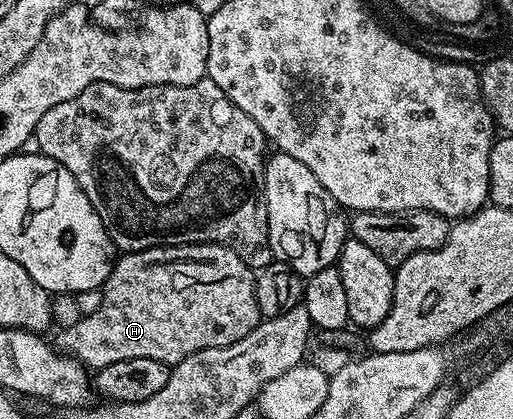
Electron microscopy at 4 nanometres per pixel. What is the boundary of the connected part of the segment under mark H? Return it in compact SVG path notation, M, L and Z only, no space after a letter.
M179 244L176 248L147 248L141 252L123 253L113 263L112 272L104 283L102 306L98 306L98 310L94 310L94 314L81 316L74 326L57 331L54 344L61 353L75 356L89 370L99 370L110 366L110 362L123 362L126 358L154 358L154 362L174 366L185 360L190 354L198 354L198 350L230 346L230 342L238 342L238 338L246 338L246 334L250 334L250 330L254 330L260 325L261 319L256 301L256 278L253 269L248 268L246 262L242 262L242 258L238 258L238 254L234 254L229 248L223 248L220 244Z

